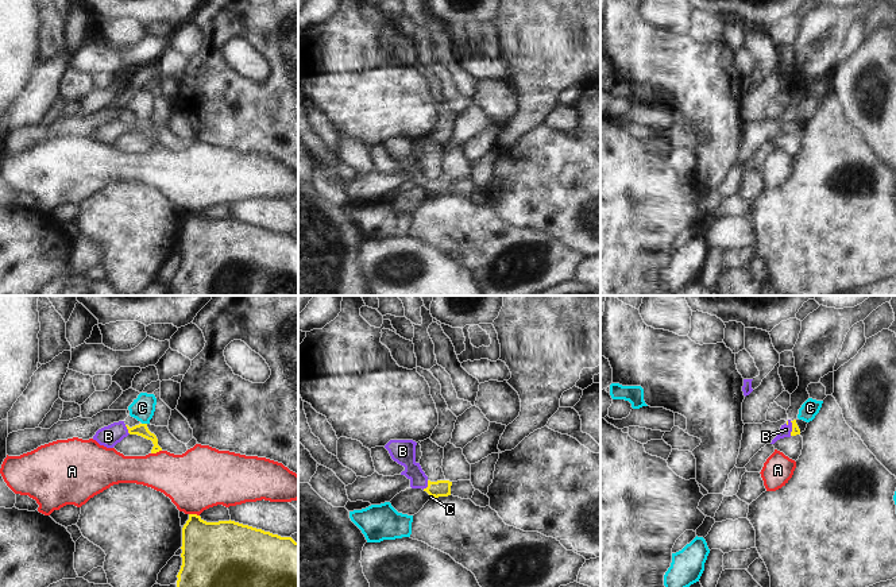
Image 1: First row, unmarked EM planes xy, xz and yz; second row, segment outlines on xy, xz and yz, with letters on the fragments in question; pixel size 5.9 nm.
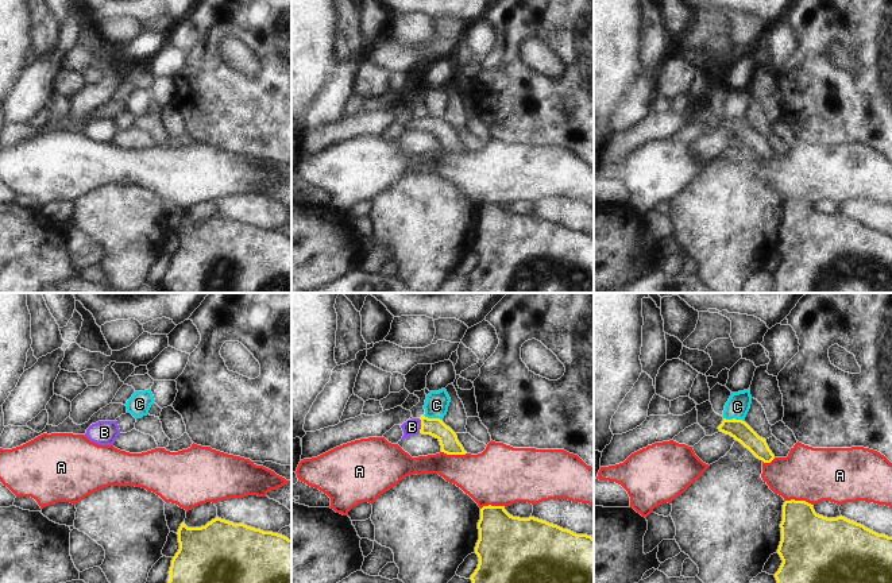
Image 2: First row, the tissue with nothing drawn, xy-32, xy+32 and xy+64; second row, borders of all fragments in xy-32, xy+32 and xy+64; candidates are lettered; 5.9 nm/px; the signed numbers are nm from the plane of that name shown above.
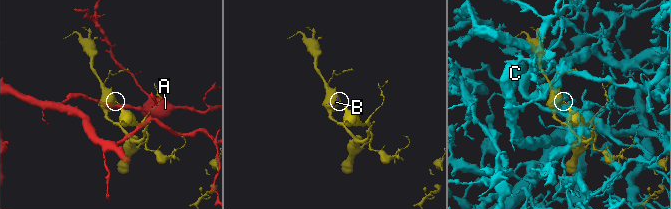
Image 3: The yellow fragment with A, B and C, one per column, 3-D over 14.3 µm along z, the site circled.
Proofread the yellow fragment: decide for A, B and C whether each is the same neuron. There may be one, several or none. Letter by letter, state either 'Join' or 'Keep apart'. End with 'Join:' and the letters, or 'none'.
A: Keep apart
B: Join
C: Keep apart
Join: B.

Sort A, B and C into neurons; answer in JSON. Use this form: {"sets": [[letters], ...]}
{"sets": [["A"], ["B"], ["C"]]}

